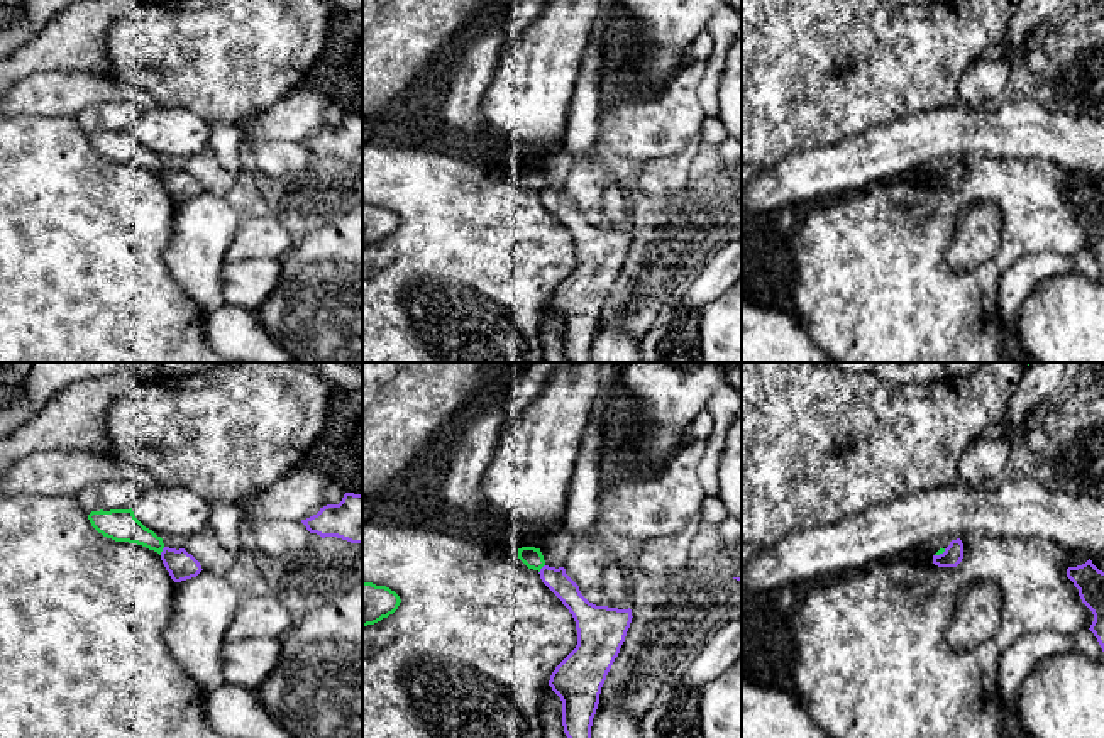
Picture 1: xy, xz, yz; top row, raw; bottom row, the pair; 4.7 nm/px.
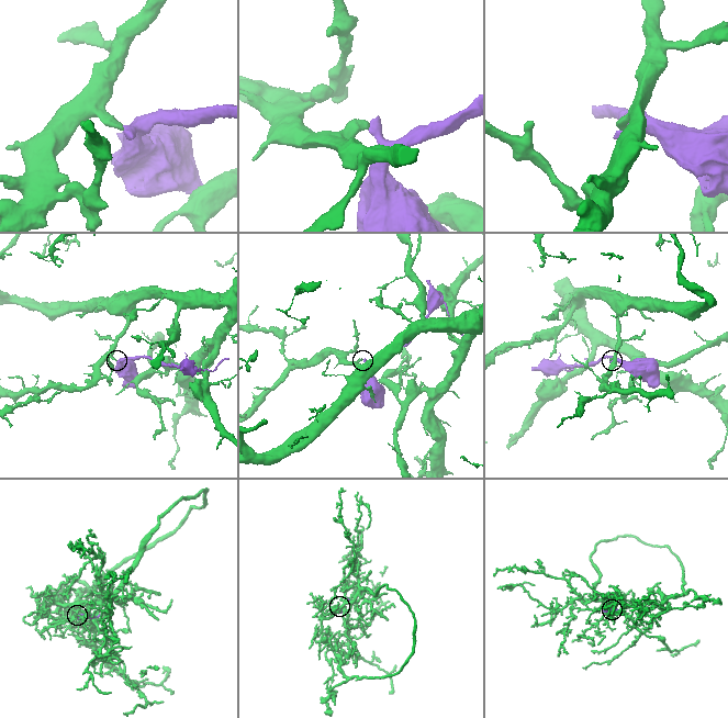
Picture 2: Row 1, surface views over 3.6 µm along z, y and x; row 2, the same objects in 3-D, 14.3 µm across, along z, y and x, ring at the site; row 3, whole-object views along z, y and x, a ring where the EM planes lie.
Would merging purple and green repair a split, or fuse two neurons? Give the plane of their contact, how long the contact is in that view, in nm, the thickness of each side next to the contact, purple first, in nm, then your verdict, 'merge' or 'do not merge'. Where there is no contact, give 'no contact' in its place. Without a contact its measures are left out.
xy | 50 nm | 140/160 nm | do not merge

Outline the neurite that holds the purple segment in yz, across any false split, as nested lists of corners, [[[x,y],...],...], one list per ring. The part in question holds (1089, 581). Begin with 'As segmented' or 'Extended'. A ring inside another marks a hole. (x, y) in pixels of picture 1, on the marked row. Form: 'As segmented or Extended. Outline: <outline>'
As segmented. Outline: [[[1089,559],[1085,564],[1067,569],[1067,577],[1079,589],[1082,603],[1092,611],[1090,631],[1104,652],[1104,572]]]

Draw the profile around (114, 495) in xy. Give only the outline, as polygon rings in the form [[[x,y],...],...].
[[[127,479],[97,482],[85,487],[78,496],[76,503],[81,511],[88,516],[91,511],[110,511],[110,509],[130,509],[142,487],[137,482]]]

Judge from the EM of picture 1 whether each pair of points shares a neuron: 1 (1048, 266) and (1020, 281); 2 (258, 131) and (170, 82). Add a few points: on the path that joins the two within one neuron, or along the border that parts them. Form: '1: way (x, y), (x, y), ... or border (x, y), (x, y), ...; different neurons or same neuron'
1: way (1042, 266), (1026, 275); same neuron
2: border (276, 100), (264, 110), (248, 117), (239, 127); different neurons

